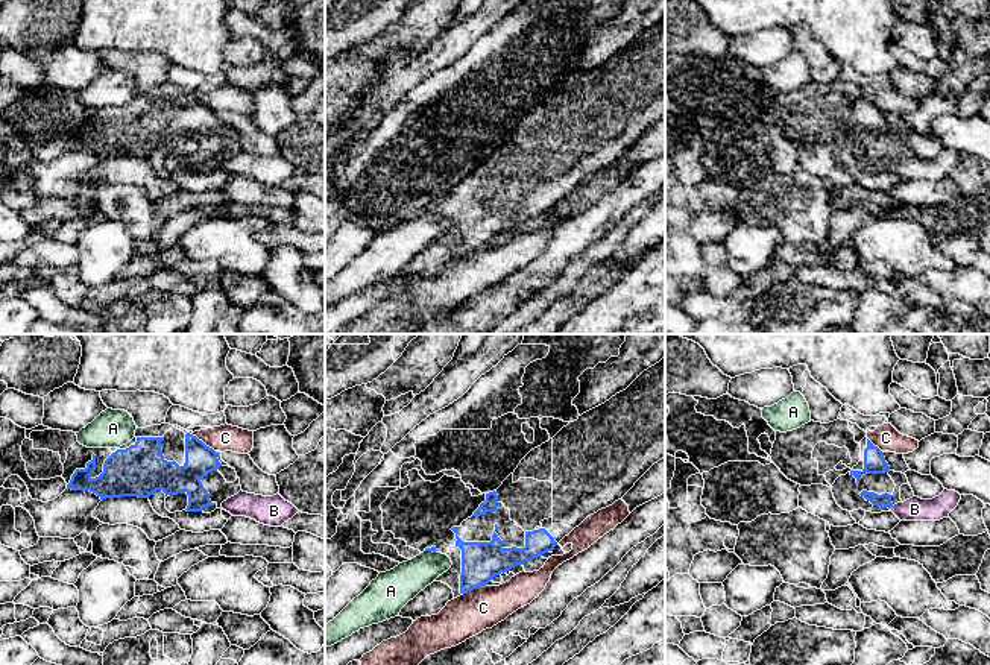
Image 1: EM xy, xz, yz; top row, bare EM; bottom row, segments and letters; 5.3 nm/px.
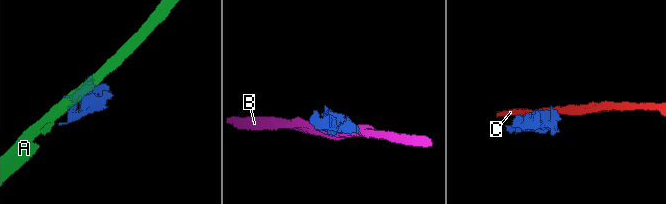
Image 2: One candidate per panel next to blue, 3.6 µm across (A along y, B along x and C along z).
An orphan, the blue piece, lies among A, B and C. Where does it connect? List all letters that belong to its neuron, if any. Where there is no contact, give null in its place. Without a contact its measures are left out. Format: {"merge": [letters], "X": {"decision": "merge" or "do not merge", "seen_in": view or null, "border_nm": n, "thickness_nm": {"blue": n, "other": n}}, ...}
{"merge": [], "A": {"decision": "do not merge", "seen_in": "xz", "border_nm": 60, "thickness_nm": {"blue": 30, "other": 190}}, "B": {"decision": "do not merge", "seen_in": null}, "C": {"decision": "do not merge", "seen_in": "xz", "border_nm": 140, "thickness_nm": {"blue": 200, "other": 220}}}

